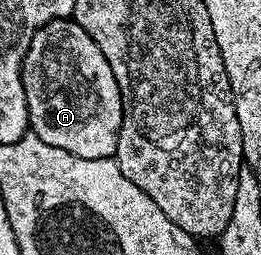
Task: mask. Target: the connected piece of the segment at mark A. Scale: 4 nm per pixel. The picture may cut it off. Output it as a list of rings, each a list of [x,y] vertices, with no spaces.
[[[74,18],[54,20],[33,34],[33,42],[29,42],[29,50],[23,59],[23,85],[29,110],[27,122],[30,131],[39,136],[41,142],[49,142],[49,146],[77,154],[77,158],[110,160],[114,157],[123,121],[119,83],[97,42],[89,38],[89,34]]]

